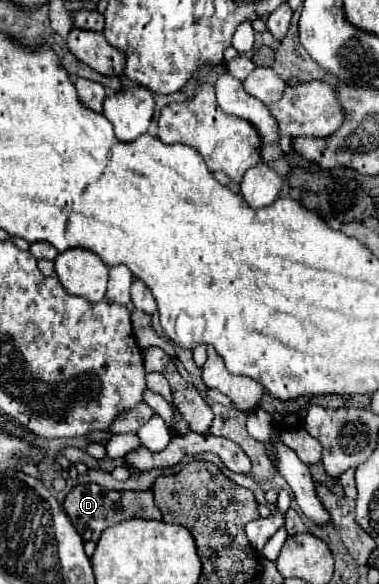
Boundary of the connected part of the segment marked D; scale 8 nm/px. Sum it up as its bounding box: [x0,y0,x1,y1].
[62,485,160,541]

